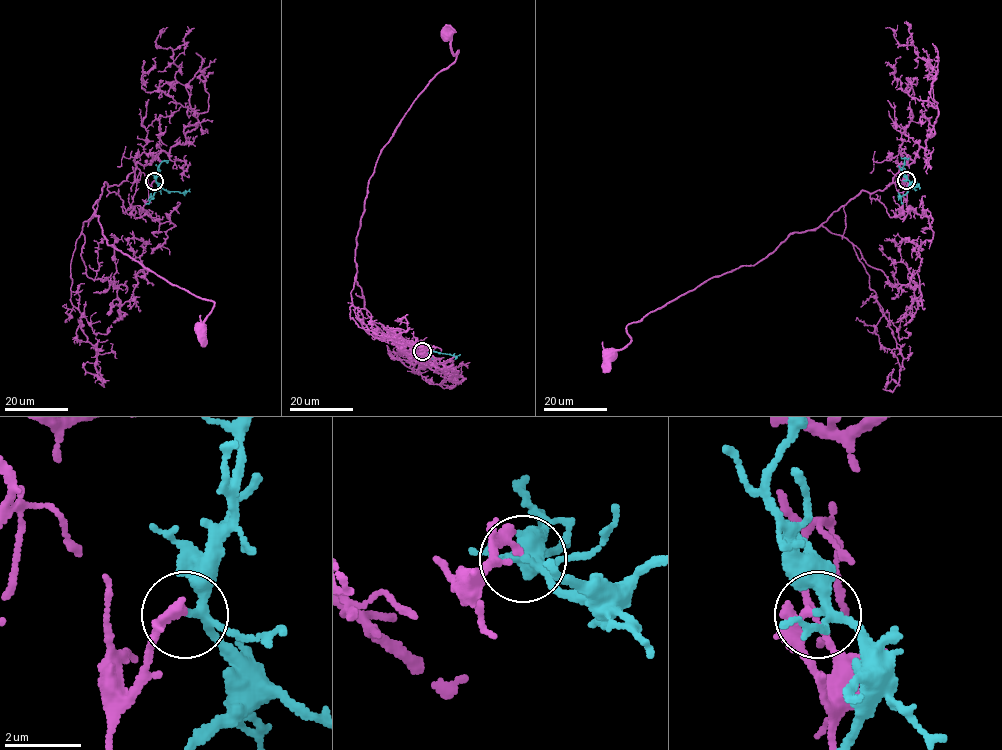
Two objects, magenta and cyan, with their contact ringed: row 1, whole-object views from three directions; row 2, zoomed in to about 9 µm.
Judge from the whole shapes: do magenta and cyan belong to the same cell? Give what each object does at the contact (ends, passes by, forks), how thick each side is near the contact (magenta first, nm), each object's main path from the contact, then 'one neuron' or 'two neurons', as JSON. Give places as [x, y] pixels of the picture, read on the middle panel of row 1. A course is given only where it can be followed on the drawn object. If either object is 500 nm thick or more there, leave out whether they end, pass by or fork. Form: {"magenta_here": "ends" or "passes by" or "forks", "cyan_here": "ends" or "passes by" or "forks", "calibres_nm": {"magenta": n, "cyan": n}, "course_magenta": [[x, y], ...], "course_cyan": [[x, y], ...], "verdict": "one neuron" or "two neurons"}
{"magenta_here": "ends", "cyan_here": "forks", "calibres_nm": {"magenta": 280, "cyan": 180}, "course_magenta": [[422, 351], [372, 322], [355, 279], [355, 248], [379, 154], [418, 95], [456, 59], [446, 32]], "course_cyan": [[422, 351], [459, 356]], "verdict": "one neuron"}

